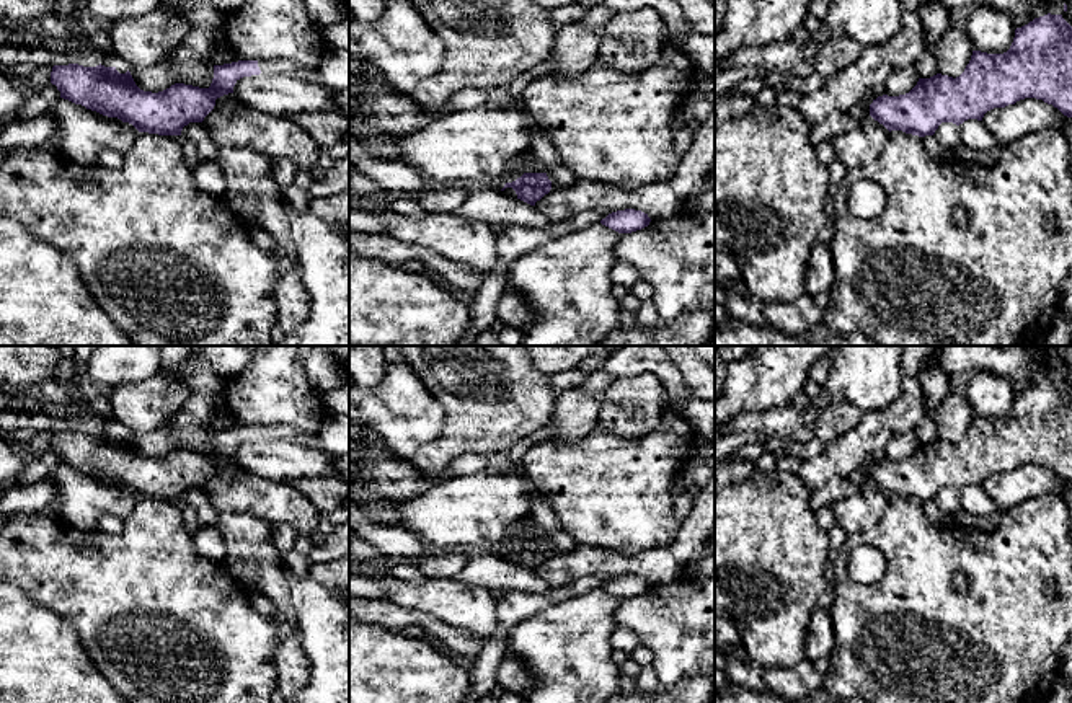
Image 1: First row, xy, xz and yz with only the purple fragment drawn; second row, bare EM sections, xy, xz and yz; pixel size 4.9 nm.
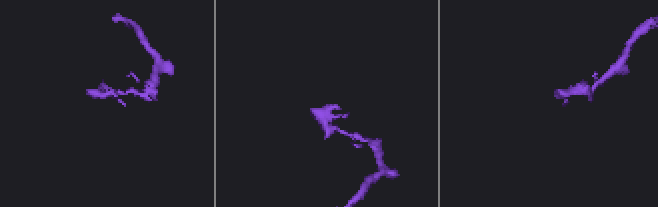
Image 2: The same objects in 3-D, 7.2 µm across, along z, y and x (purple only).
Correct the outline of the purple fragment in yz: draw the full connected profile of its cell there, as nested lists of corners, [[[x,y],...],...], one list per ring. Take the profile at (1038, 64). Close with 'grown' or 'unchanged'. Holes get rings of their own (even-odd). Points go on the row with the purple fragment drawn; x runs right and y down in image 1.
[[[1048,13],[1017,28],[1013,42],[1003,54],[972,51],[969,64],[956,78],[937,73],[919,78],[906,95],[878,96],[870,104],[870,116],[889,132],[902,130],[925,137],[933,135],[941,122],[959,126],[968,119],[982,121],[987,111],[1025,98],[1043,99],[1072,117],[1072,26],[1062,15]]]; unchanged

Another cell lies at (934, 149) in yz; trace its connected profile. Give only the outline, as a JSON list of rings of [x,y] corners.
[[[933,135],[922,137],[922,144],[932,158],[938,161],[946,161],[946,150],[938,144]]]

